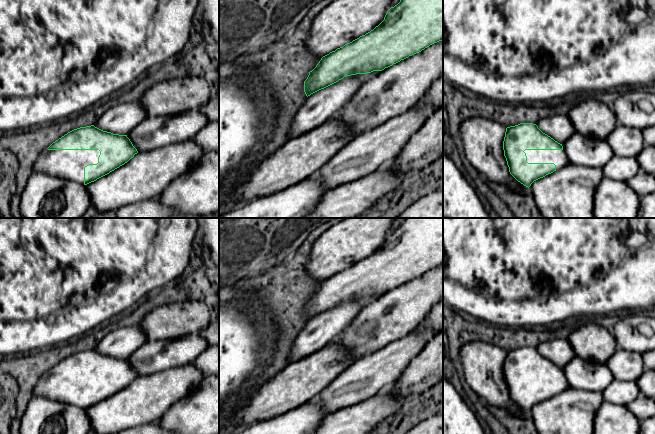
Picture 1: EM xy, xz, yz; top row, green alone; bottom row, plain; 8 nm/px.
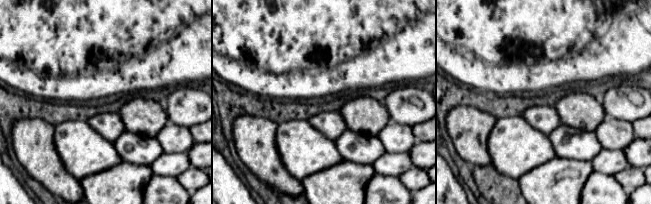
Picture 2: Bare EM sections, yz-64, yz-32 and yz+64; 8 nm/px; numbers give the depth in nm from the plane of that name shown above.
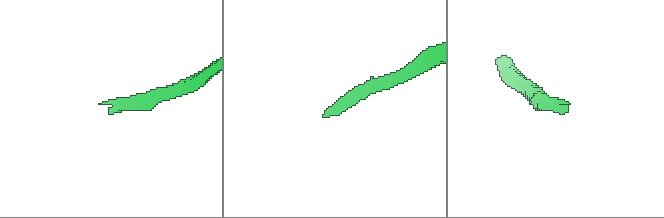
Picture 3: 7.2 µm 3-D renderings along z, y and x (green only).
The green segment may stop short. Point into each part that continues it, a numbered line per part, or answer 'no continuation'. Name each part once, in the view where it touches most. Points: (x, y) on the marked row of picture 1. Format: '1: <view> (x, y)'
1: xy (68, 165)

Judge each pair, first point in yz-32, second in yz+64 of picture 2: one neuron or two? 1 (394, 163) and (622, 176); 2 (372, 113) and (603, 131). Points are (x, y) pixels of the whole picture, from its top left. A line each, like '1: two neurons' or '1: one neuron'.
1: two neurons
2: two neurons

